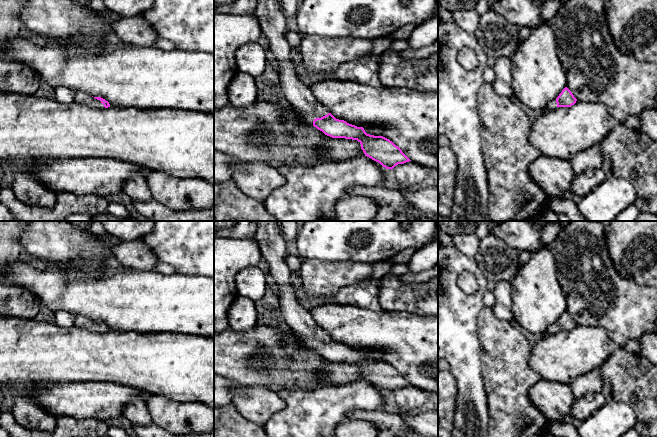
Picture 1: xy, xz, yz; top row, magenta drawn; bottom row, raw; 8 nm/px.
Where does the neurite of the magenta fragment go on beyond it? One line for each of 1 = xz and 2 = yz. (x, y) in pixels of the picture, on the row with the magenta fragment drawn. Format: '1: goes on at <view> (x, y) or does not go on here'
1: goes on at xz (272, 19)
2: goes on at yz (552, 105)

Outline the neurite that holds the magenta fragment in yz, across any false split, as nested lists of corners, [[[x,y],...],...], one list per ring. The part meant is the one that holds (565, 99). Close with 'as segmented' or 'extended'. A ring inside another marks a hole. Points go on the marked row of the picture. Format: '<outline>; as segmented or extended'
[[[565,87],[559,96],[555,100],[551,101],[543,111],[554,110],[558,107],[571,107],[576,103],[576,101],[577,99],[574,97],[572,92]]]; extended

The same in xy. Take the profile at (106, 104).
[[[77,91],[75,93],[74,102],[84,104],[92,108],[108,108],[110,104],[101,97],[92,97],[89,93]]]; extended

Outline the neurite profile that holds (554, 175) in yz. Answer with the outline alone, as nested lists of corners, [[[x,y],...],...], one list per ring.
[[[541,155],[529,166],[533,181],[548,197],[563,196],[570,190],[575,177],[570,160]]]

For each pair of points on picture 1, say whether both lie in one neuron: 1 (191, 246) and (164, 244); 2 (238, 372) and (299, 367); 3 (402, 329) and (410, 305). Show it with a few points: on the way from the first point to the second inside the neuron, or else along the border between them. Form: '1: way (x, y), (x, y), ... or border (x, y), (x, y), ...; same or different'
1: way (184, 244), (171, 244); same
2: way (253, 377), (272, 377), (284, 371); same
3: border (384, 311), (408, 311), (427, 315); different

